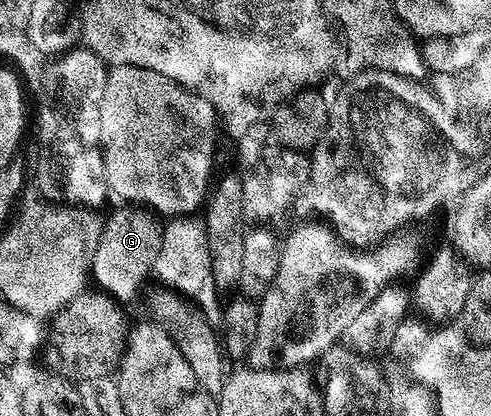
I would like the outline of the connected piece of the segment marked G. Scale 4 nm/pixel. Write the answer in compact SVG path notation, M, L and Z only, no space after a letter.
M128 210L125 216L107 217L92 259L91 279L99 291L117 302L132 300L153 275L160 249L161 223L148 210Z

